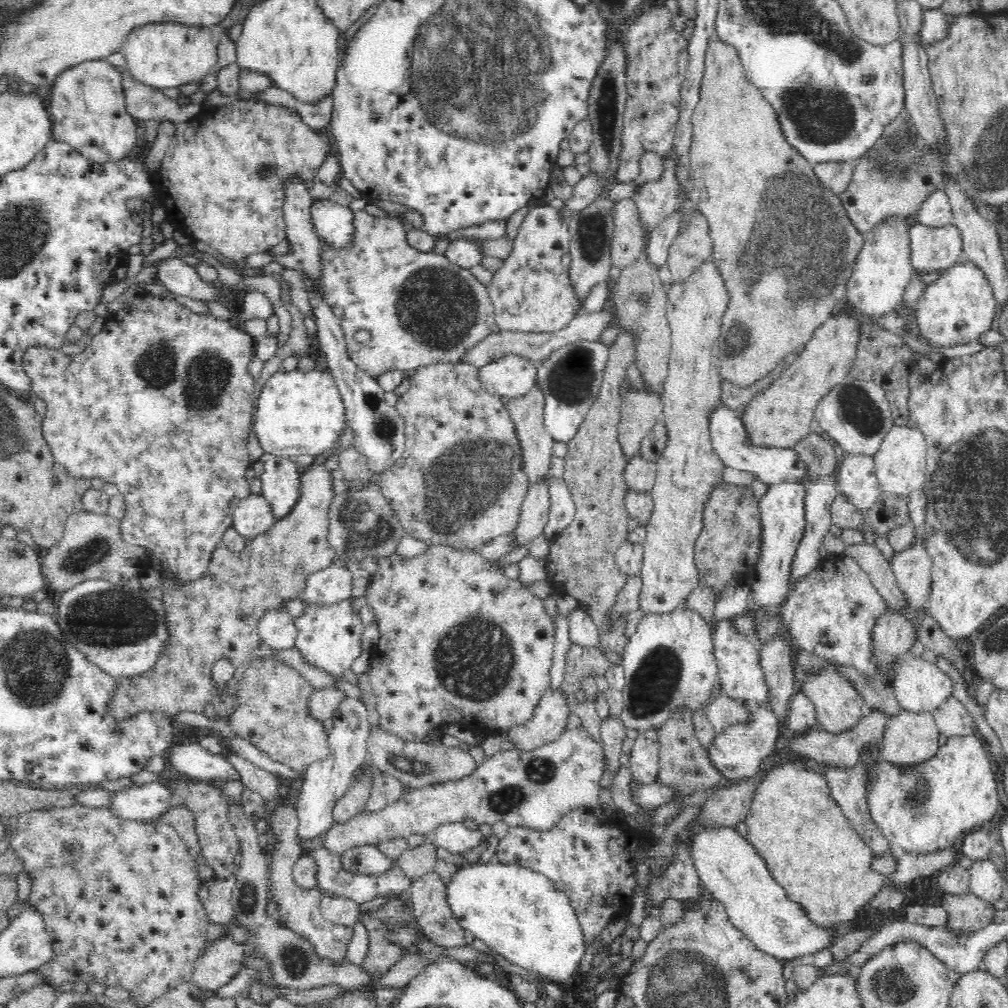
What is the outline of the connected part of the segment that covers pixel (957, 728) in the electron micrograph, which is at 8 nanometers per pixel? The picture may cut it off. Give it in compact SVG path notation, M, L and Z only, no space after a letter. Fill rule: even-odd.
M956 697L950 698L950 702L944 702L932 713L939 732L946 737L976 732L972 714Z

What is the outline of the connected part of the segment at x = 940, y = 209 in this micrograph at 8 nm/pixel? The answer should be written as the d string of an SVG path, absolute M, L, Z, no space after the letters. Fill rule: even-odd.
M935 191L930 198L922 201L912 221L930 228L953 224L953 212L945 191Z

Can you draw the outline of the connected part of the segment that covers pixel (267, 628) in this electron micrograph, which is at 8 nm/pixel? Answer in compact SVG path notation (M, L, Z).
M282 606L270 608L257 622L257 635L273 653L291 648L296 634L293 622L294 618Z

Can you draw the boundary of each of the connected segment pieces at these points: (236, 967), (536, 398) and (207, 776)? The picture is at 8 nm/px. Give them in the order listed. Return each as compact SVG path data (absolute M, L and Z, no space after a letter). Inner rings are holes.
M228 937L210 941L205 954L198 959L191 981L202 989L216 991L230 983L242 970L246 946Z
M536 386L528 396L510 399L506 408L519 444L519 456L522 460L520 471L526 477L526 485L530 488L538 483L547 482L548 464L550 464L550 456L553 454L552 444L555 440L543 425L543 393Z
M200 744L174 746L166 758L172 772L185 773L199 782L242 784L242 773L224 755L205 751Z

